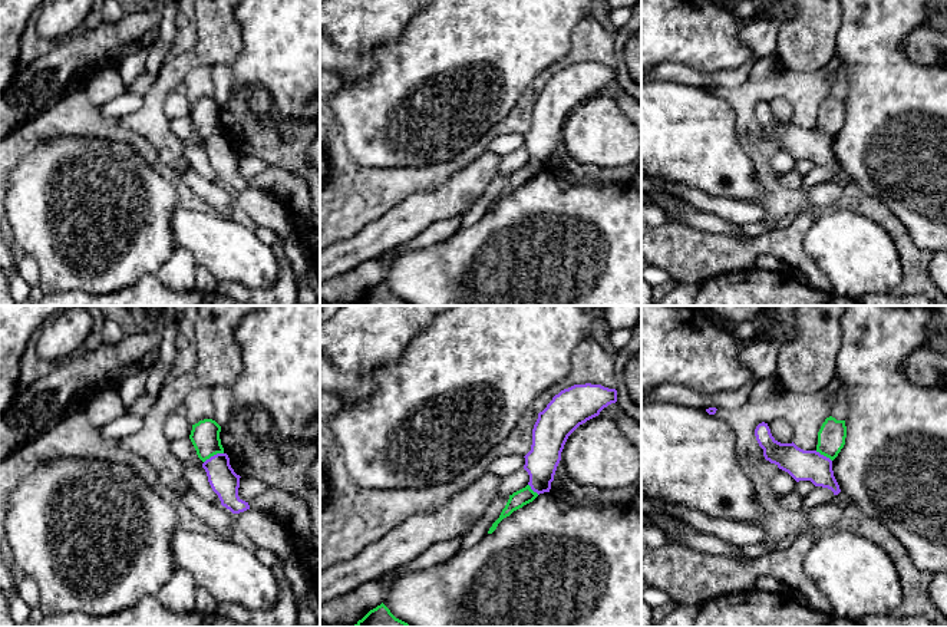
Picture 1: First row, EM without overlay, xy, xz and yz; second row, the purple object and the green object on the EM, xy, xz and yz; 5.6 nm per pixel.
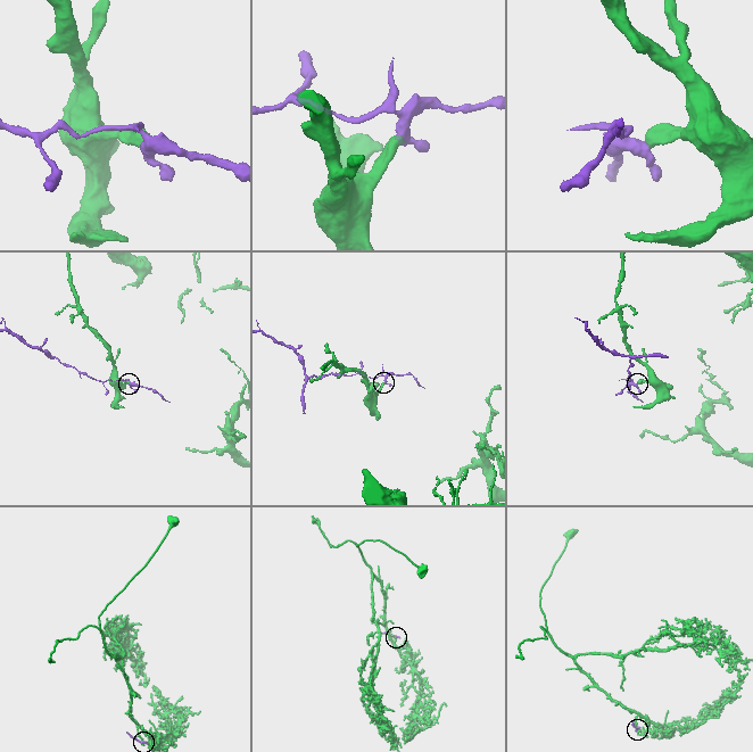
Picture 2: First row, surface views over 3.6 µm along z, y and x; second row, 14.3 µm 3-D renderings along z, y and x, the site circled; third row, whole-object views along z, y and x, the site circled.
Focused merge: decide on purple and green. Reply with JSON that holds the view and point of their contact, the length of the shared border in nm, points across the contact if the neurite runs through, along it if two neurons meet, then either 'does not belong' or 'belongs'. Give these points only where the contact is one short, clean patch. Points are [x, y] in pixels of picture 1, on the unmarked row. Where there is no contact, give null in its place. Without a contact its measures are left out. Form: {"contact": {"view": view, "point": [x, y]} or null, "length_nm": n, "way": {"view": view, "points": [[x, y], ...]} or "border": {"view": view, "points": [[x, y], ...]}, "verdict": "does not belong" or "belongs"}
{"contact": {"view": "xy", "point": [214, 134]}, "length_nm": 130, "border": {"view": "xy", "points": [[223, 131], [211, 134], [204, 141]]}, "verdict": "does not belong"}

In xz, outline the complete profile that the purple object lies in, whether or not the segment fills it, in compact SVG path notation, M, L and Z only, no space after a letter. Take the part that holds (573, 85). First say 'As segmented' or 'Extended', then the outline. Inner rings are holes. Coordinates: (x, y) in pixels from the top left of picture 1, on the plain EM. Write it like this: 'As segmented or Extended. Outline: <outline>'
As segmented. Outline: M574 63L552 76L538 92L531 129L524 135L528 164L534 171L550 171L568 115L583 102L617 80L617 69L601 63Z

